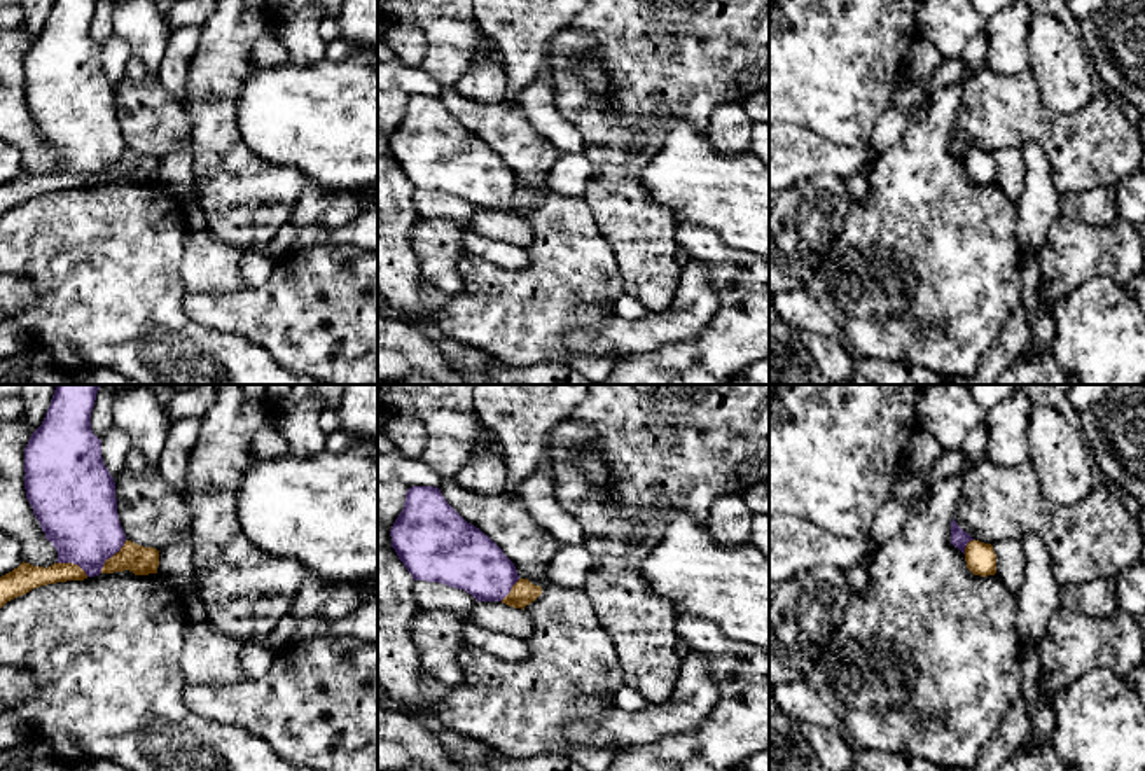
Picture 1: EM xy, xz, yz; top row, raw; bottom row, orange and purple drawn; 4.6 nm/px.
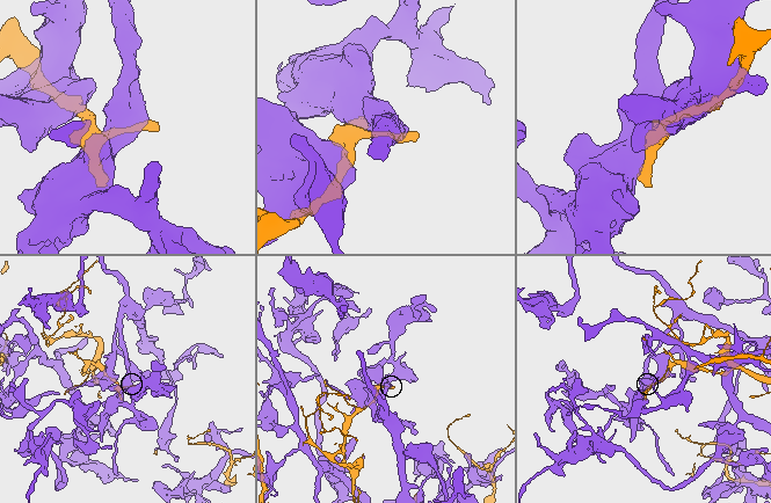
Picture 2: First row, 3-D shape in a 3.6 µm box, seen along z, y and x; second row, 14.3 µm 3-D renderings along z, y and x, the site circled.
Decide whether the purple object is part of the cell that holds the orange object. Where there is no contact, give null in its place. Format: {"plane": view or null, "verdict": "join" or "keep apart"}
{"plane": "xy", "verdict": "keep apart"}

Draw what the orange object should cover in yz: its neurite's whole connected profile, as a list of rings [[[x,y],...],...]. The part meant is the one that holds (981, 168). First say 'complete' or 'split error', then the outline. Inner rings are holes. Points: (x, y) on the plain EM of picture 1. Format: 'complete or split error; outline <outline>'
complete; outline [[[970,149],[965,156],[967,177],[974,184],[995,184],[996,182],[996,163],[991,152]]]

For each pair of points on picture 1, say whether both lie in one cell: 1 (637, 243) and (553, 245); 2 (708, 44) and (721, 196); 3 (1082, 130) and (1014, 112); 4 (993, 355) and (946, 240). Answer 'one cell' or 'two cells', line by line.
1: two cells
2: two cells
3: one cell
4: two cells

